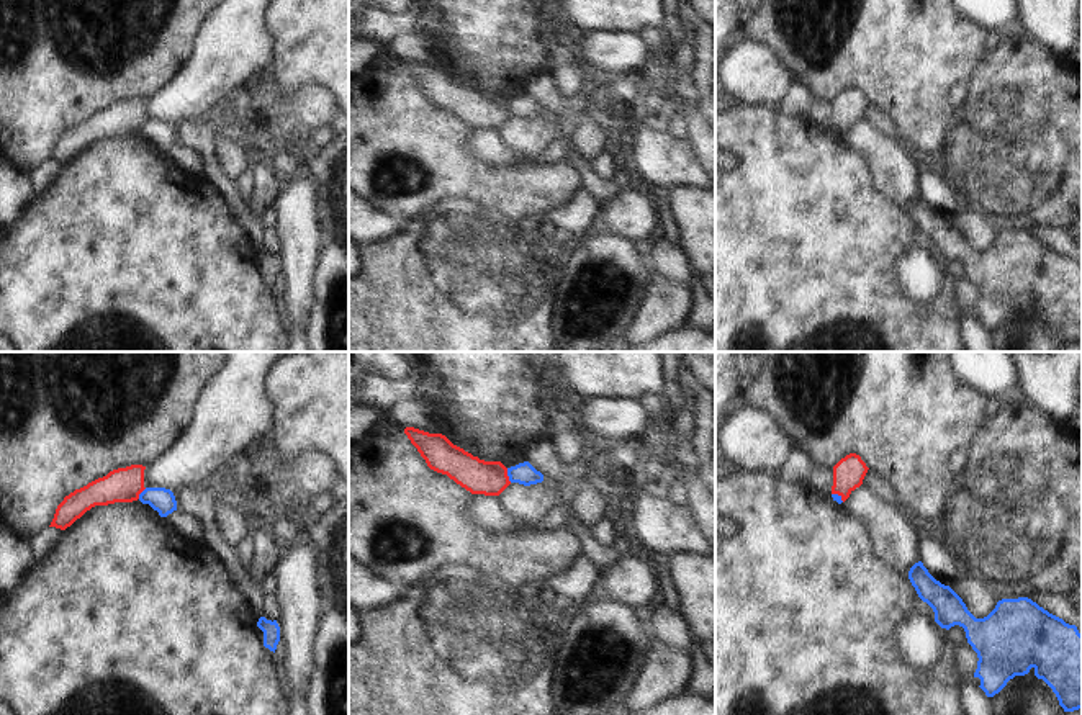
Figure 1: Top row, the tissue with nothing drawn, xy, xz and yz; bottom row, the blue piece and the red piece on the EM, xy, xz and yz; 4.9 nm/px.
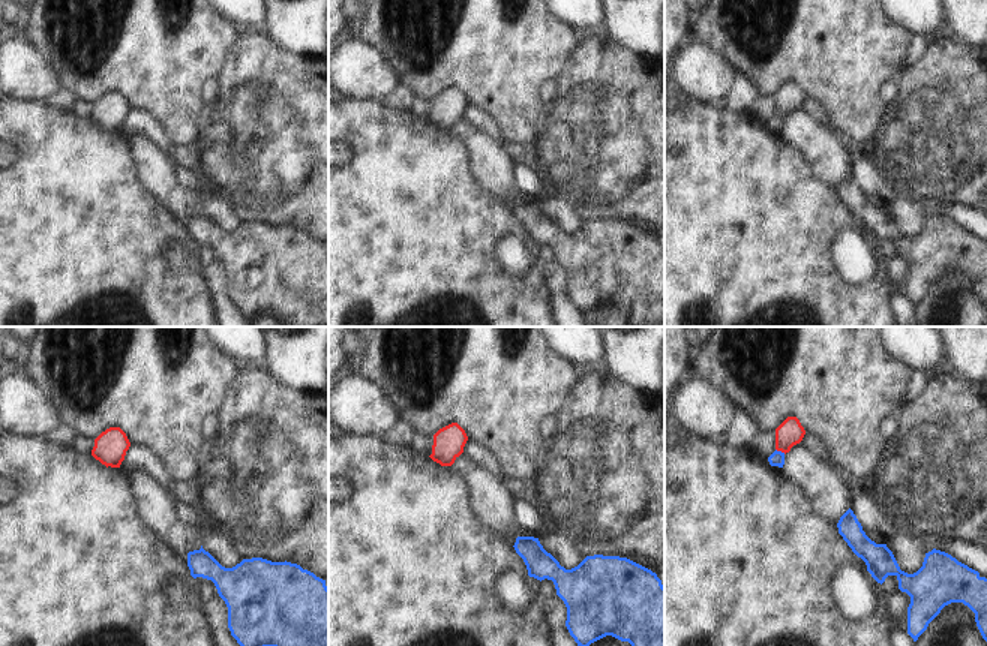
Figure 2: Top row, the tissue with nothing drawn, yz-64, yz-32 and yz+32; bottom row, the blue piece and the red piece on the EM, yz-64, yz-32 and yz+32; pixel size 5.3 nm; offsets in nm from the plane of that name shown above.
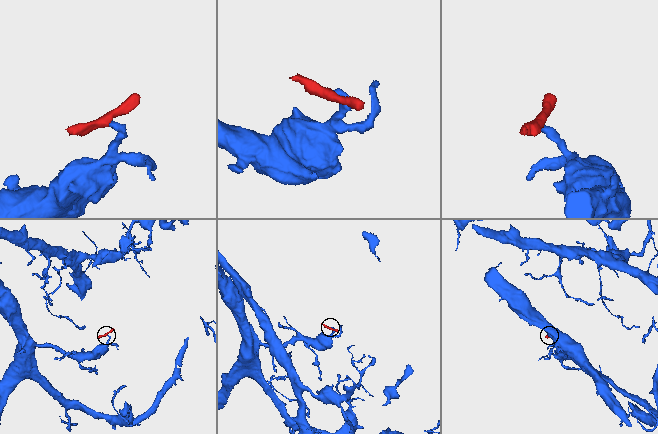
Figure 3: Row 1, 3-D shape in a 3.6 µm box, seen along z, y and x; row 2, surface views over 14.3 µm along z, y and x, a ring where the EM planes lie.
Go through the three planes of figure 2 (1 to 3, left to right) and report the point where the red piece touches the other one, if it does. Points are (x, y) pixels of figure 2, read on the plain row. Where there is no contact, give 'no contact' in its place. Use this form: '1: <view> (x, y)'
1: no contact
2: no contact
3: yz+32 (780, 116)

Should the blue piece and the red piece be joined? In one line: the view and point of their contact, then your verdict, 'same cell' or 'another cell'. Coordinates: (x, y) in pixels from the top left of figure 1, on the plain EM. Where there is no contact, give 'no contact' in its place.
meets blue in xz at (508, 108); another cell

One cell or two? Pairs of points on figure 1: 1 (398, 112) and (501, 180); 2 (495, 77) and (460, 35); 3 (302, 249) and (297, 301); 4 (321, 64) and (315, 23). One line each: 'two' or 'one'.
1: one
2: one
3: one
4: one

